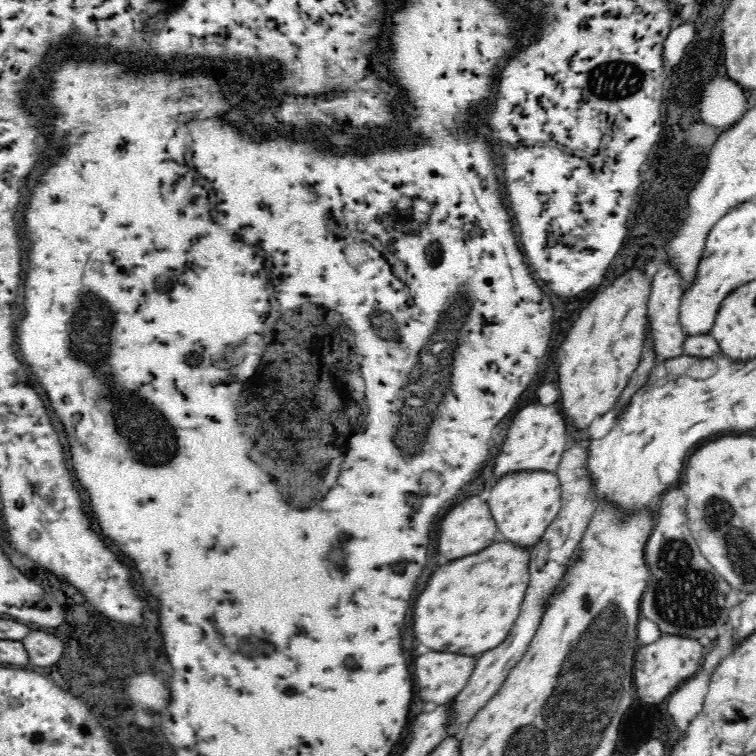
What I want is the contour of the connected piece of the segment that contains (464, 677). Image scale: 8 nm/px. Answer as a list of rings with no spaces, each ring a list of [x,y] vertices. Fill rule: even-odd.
[[[428,652],[418,656],[414,678],[420,696],[426,702],[436,702],[438,705],[455,699],[472,678],[477,657],[452,652]]]

